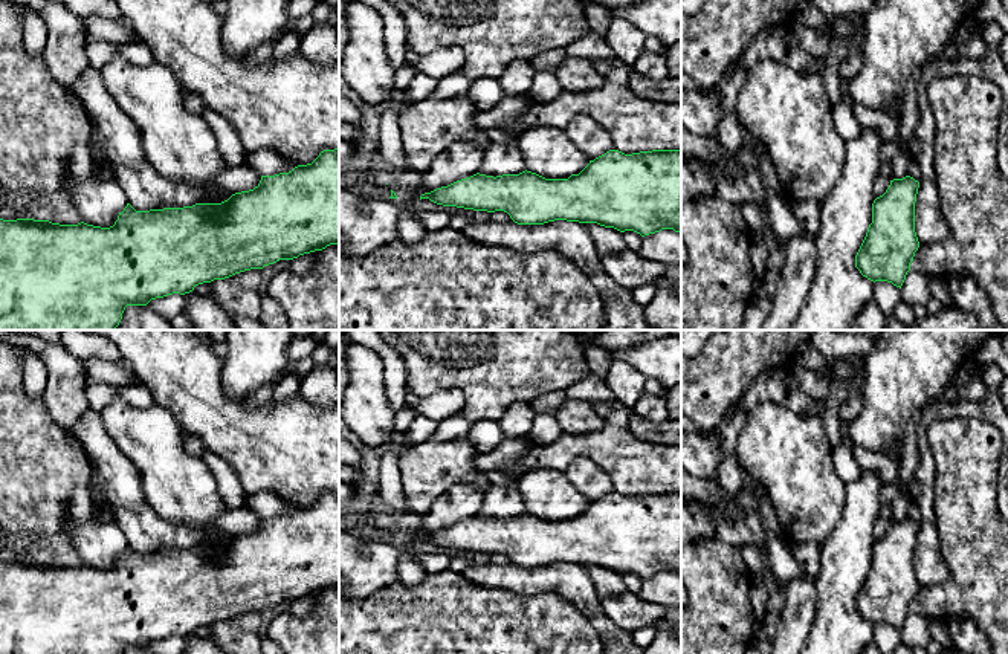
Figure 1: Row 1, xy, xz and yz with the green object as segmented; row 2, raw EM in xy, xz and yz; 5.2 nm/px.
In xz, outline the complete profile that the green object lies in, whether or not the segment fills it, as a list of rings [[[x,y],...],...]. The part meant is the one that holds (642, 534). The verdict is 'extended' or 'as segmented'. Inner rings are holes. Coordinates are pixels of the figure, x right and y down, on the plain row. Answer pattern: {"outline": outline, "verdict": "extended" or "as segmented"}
{"outline": [[[609,492],[590,503],[579,516],[571,516],[568,521],[545,521],[527,512],[519,516],[502,516],[496,520],[477,515],[447,529],[425,535],[420,538],[422,541],[429,541],[443,549],[473,553],[504,553],[518,567],[544,567],[554,562],[567,562],[597,565],[620,575],[634,573],[641,579],[660,575],[661,571],[674,571],[681,576],[681,494],[652,492],[625,497],[619,492]]], "verdict": "as segmented"}

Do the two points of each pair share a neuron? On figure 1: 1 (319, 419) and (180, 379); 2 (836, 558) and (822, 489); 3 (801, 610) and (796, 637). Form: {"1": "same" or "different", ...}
{"1": "same", "2": "different", "3": "same"}

